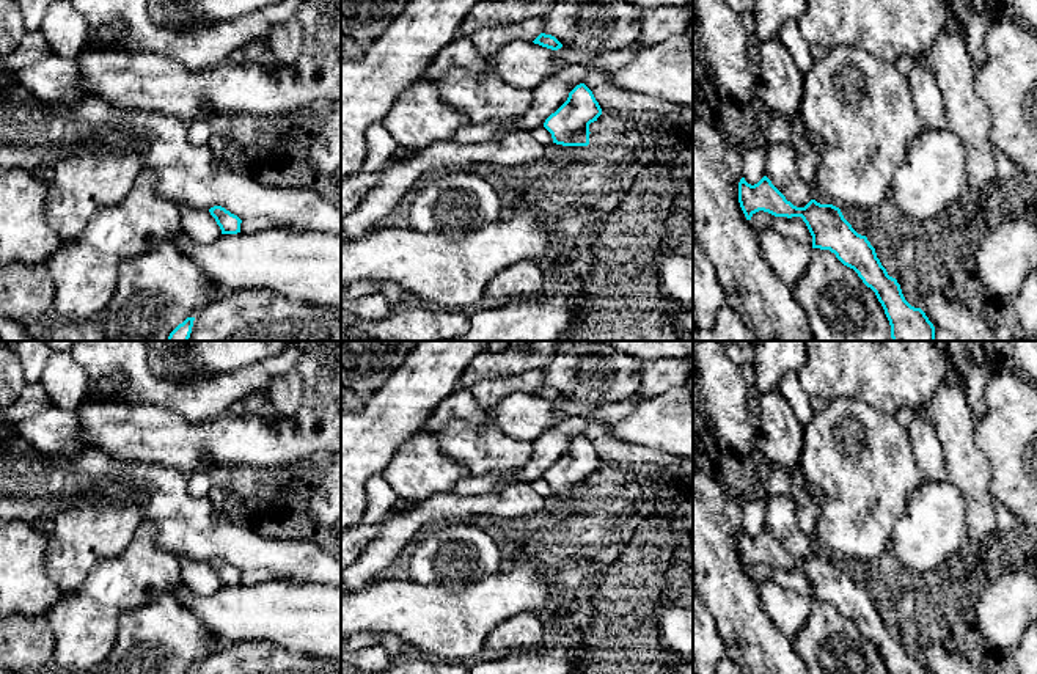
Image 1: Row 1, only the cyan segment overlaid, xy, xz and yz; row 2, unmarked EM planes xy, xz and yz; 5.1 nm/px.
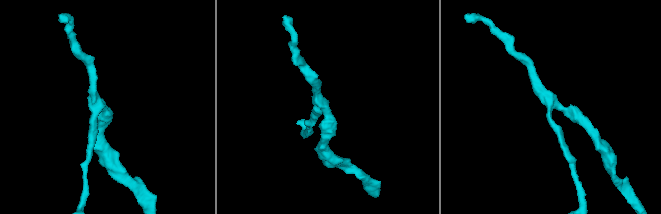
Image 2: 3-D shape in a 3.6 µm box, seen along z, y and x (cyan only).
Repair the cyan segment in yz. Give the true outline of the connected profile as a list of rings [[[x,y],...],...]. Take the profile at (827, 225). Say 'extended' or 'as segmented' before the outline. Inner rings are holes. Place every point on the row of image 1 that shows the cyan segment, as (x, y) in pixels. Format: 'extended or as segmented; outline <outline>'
as segmented; outline [[[767,176],[754,185],[742,178],[738,182],[738,203],[746,220],[751,220],[751,217],[759,211],[768,212],[775,217],[801,217],[812,236],[812,248],[830,250],[834,253],[844,266],[853,269],[863,283],[875,292],[889,321],[892,341],[936,341],[935,327],[925,313],[921,308],[911,306],[905,300],[900,284],[896,278],[888,275],[886,269],[877,258],[875,248],[866,236],[858,234],[852,228],[839,207],[833,204],[820,204],[815,200],[811,200],[804,207],[797,207],[786,200]]]

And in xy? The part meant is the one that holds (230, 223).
as segmented; outline [[[214,206],[209,209],[211,215],[215,218],[217,225],[222,229],[222,234],[237,234],[240,233],[240,223],[242,220],[226,211],[222,206]]]

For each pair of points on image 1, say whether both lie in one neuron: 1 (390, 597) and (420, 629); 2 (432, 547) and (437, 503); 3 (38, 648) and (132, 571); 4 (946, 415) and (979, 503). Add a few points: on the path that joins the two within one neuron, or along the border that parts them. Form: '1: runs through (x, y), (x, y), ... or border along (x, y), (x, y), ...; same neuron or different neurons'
1: runs through (398, 605), (415, 621); same neuron
2: border along (426, 528), (415, 539); different neurons
3: border along (43, 616), (52, 633), (54, 657); different neurons
4: runs through (957, 437), (963, 462), (973, 481); same neuron

